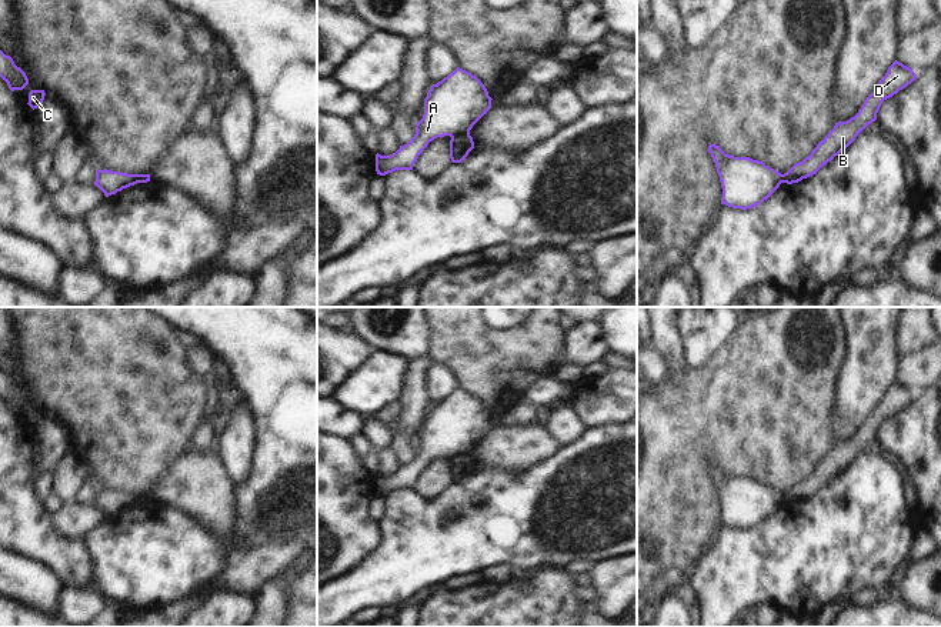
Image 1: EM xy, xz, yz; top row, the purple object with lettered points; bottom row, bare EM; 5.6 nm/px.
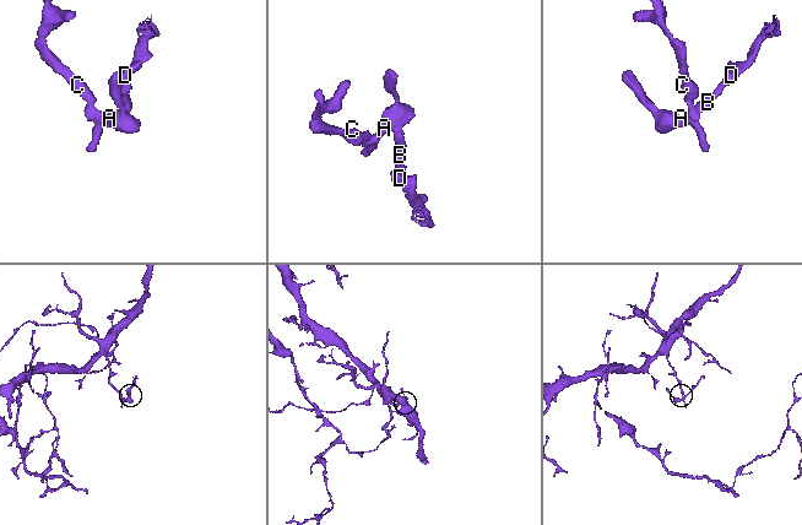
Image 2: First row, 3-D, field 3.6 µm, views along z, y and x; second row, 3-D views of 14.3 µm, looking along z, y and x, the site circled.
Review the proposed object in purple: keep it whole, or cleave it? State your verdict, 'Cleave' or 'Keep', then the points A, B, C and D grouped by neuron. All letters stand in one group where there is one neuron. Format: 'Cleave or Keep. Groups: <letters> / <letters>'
Cleave. Groups: A C / B D.

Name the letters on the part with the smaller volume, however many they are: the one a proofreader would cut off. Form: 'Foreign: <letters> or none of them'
Foreign: B, D.

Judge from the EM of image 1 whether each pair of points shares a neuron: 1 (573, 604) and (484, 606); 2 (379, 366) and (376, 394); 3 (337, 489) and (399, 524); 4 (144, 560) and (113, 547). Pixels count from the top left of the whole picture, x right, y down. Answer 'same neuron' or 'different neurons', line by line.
1: same neuron
2: same neuron
3: different neurons
4: same neuron

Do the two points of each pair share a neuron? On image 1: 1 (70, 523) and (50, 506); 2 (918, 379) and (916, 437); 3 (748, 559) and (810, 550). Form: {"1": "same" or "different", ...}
{"1": "different", "2": "different", "3": "same"}

